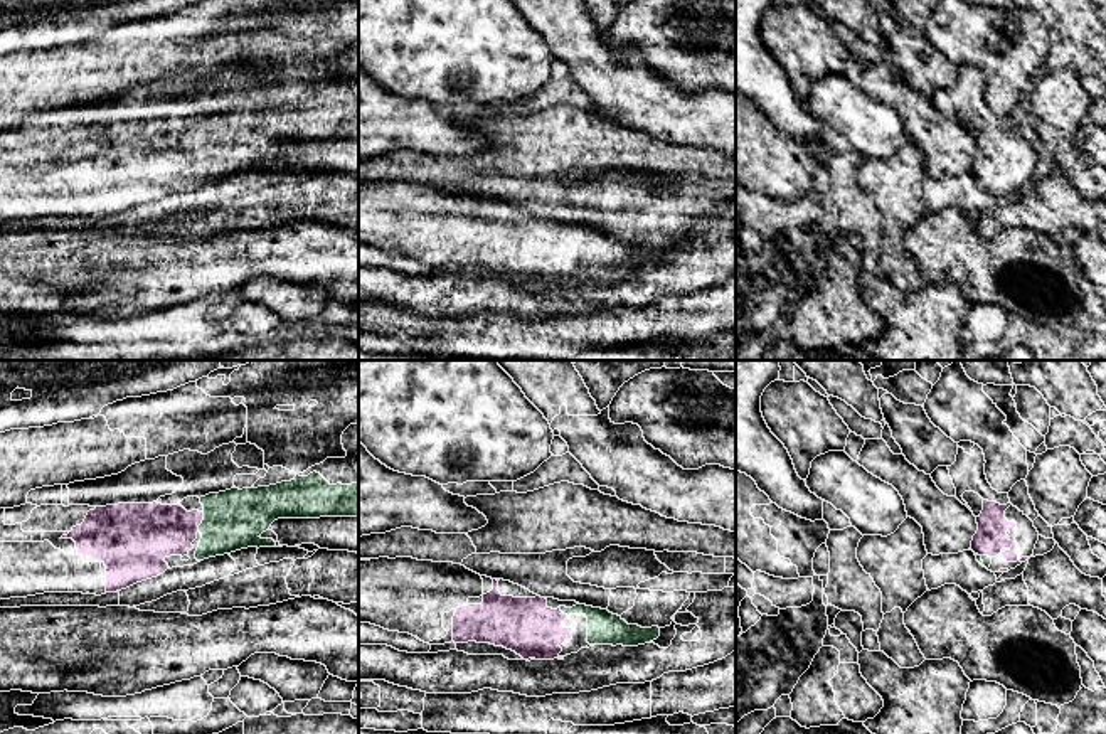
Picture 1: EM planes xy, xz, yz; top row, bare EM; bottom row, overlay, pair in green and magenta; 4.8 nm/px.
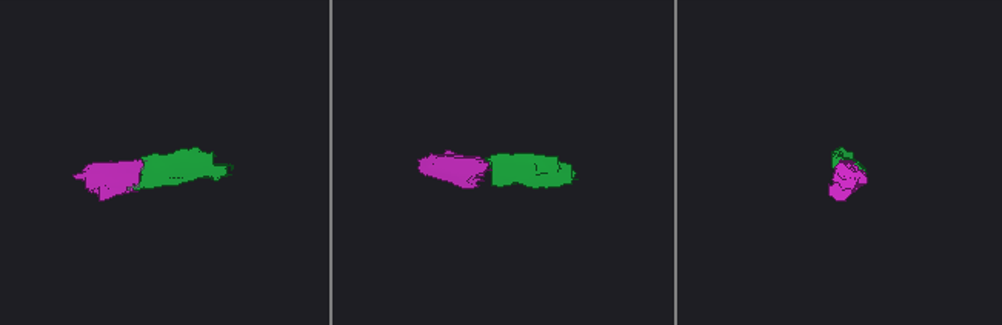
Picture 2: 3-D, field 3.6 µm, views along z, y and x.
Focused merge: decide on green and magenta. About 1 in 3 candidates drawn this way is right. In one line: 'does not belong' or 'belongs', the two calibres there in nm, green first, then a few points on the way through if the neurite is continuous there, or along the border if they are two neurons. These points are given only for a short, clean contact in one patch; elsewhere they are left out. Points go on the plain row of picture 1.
belongs; 280 nm thick on the green side, 280 nm on the other; runs through xy (234, 142), (229, 145), (202, 145), (152, 154)

